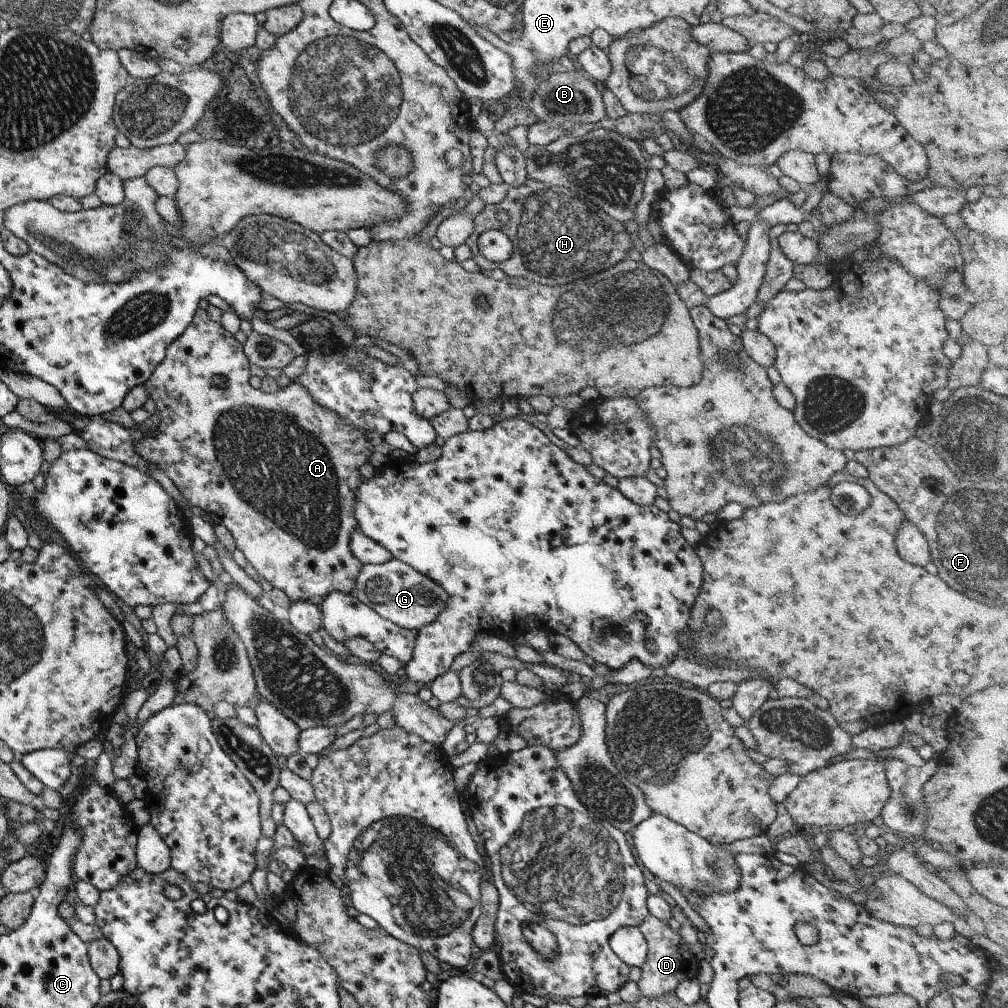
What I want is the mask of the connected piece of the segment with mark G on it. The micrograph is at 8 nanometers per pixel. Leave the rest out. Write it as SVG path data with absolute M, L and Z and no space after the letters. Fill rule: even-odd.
M397 559L380 565L362 565L356 576L352 595L381 618L412 632L417 632L421 627L432 623L446 607L448 598L442 586Z

